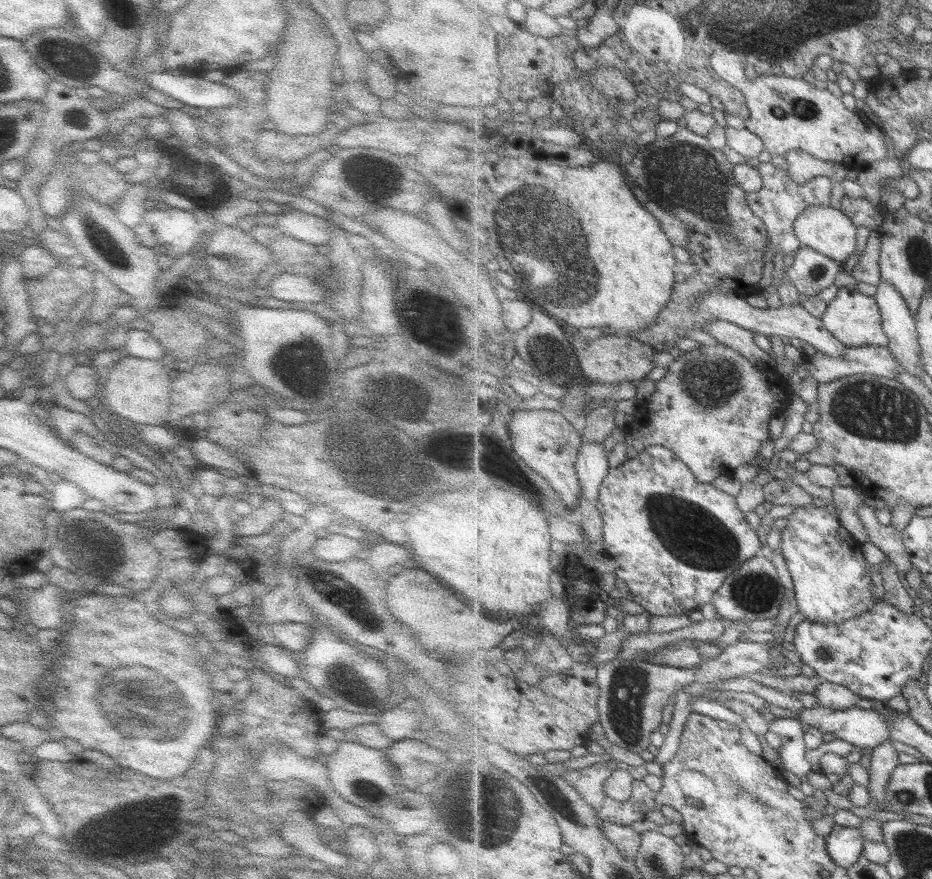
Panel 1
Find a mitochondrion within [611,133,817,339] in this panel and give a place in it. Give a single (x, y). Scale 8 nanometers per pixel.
(688, 177)

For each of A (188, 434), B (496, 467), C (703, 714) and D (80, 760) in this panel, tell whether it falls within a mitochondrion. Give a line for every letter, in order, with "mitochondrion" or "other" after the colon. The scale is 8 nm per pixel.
A: other
B: mitochondrion
C: other
D: other

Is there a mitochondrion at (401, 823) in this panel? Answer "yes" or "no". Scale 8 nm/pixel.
no

